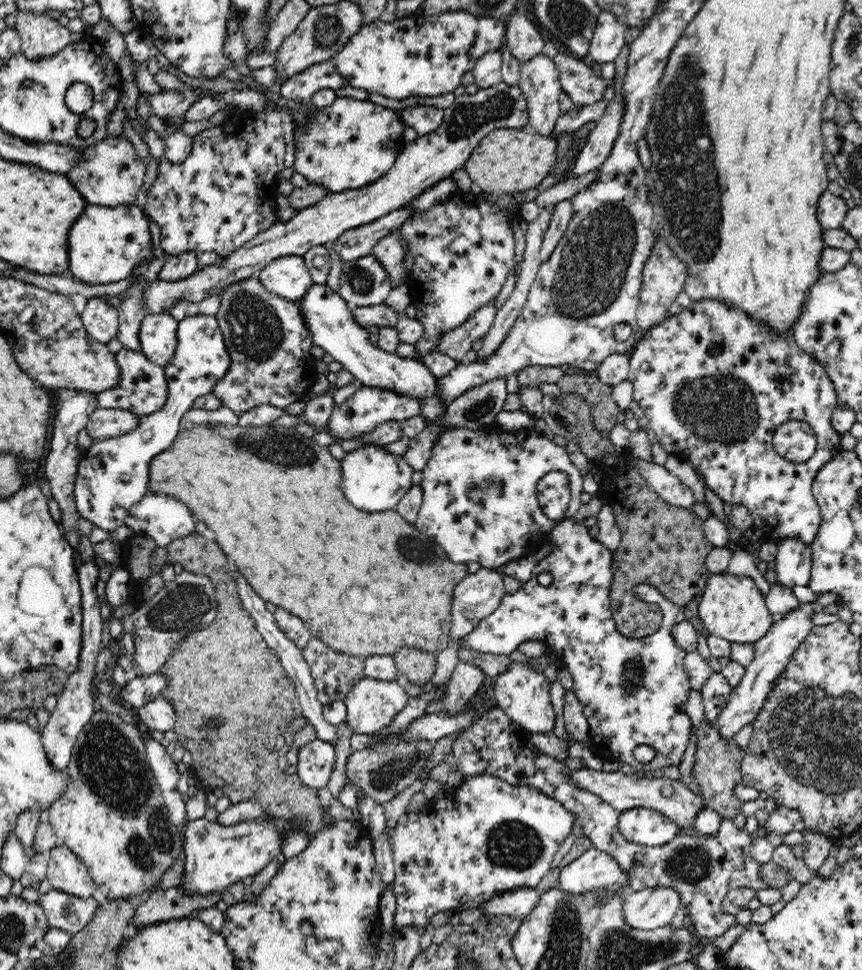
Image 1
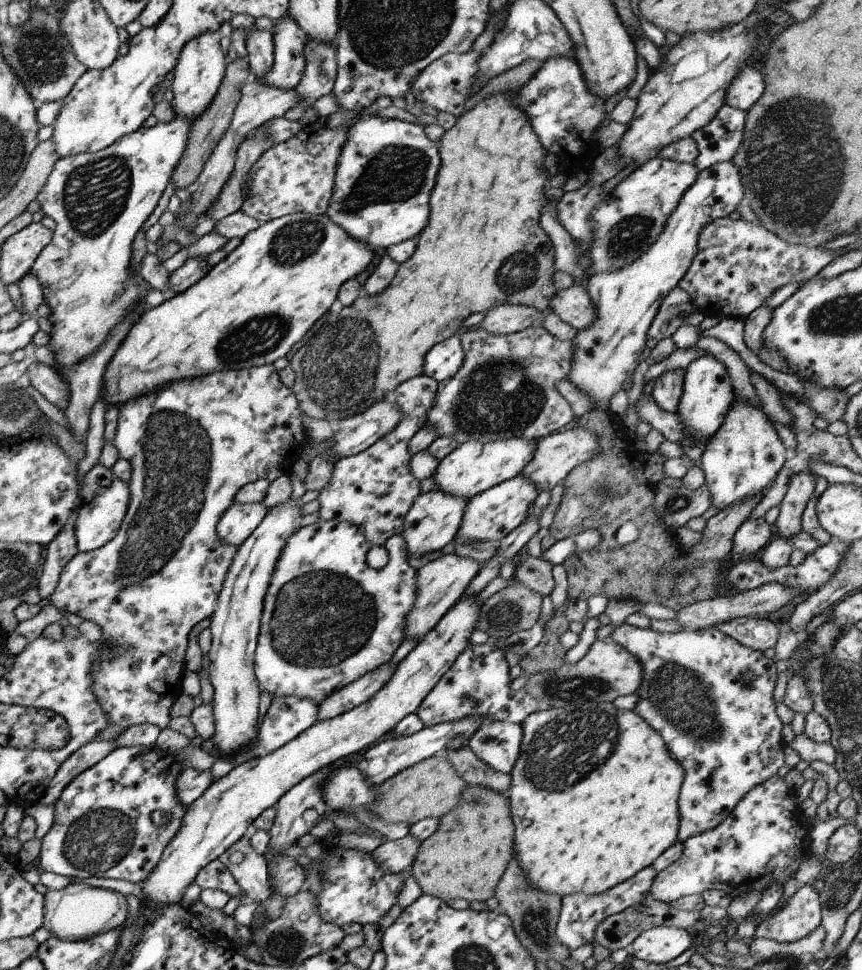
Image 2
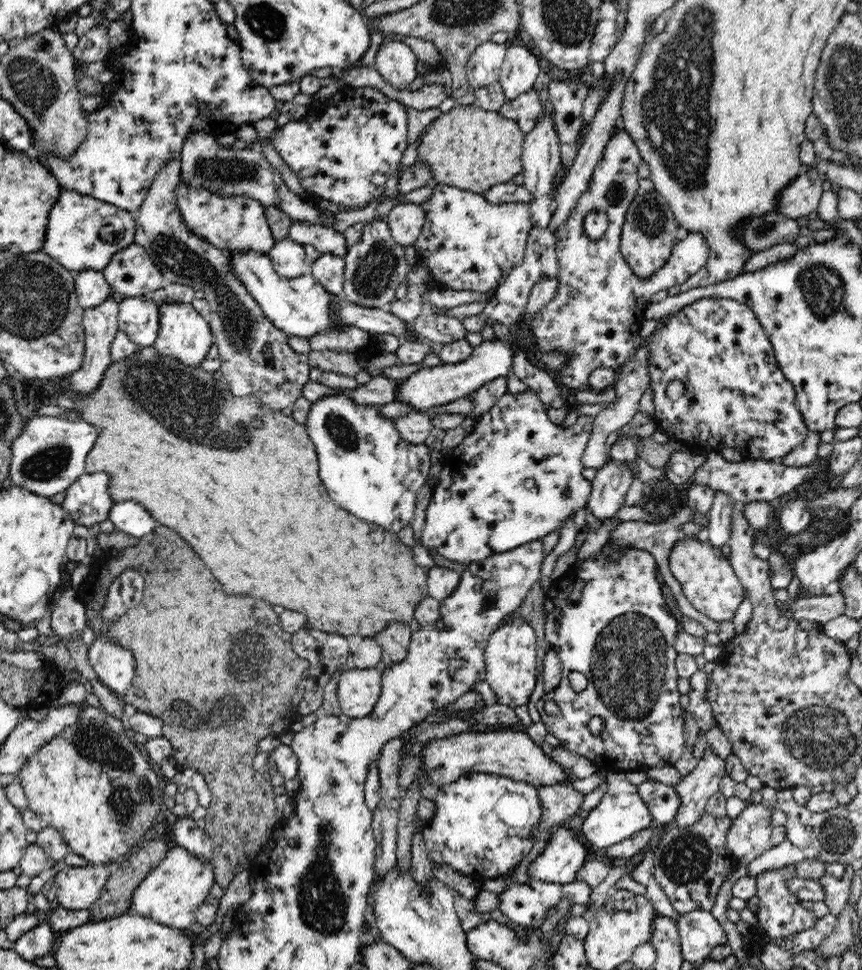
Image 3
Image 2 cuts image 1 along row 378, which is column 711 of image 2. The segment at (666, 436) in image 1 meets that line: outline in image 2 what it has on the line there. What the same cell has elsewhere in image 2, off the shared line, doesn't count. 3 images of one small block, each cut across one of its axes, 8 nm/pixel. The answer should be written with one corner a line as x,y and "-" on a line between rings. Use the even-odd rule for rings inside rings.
621,624
615,627
611,636
638,659
642,668
640,683
633,692
637,695
633,712
663,739
669,756
683,769
678,792
676,836
676,840
682,843
721,824
741,798
783,766
785,744
779,733
783,724
776,715
772,698
776,680
774,661
763,656
762,651
744,647
713,627
660,633
-
745,671
752,674
748,683
740,679
740,674

